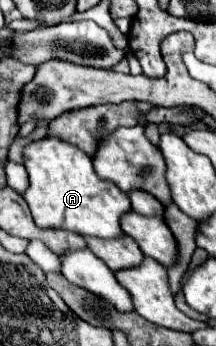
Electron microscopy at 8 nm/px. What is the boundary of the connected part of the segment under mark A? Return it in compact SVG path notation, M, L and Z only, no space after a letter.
M44 137L24 147L24 167L30 185L22 197L26 199L36 225L68 229L100 239L124 235L120 229L120 215L130 211L128 195L120 193L112 181L102 181L94 173L92 159L84 151L58 137Z

